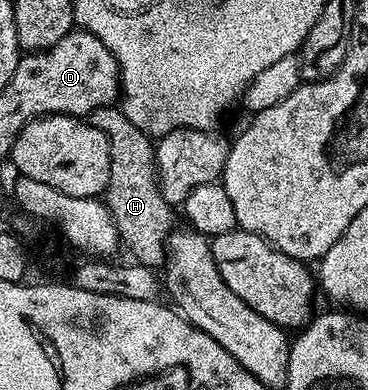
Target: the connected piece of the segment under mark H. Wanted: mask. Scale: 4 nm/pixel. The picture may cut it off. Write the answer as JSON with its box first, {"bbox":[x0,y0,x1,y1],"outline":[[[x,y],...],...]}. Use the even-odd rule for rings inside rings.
{"bbox":[89,107,172,270],"outline":[[[118,107],[93,110],[89,123],[106,132],[109,142],[109,182],[105,203],[111,211],[122,245],[132,252],[134,259],[152,270],[165,260],[165,237],[171,224],[172,205],[159,192],[156,183],[155,147],[152,137],[146,136]]]}

